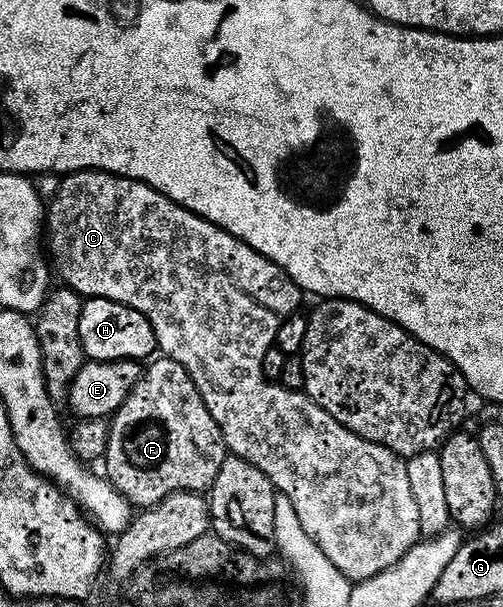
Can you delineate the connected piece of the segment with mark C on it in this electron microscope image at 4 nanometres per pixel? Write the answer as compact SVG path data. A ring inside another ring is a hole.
M88 169L86 171L73 171L64 174L59 179L59 188L55 194L50 196L49 202L45 207L45 251L49 256L50 266L60 275L62 282L66 286L74 289L78 295L84 297L98 297L117 301L129 305L133 309L140 311L153 325L155 334L155 346L166 358L177 361L189 373L193 385L197 385L197 393L201 393L201 401L205 401L205 409L209 409L209 417L217 421L217 425L223 434L223 443L227 446L228 452L245 461L249 465L257 465L265 477L275 487L278 494L289 497L289 502L293 504L293 509L297 512L297 518L301 521L301 529L317 541L321 553L341 569L345 578L358 581L368 579L385 569L389 569L409 549L414 543L420 542L421 536L417 525L417 504L413 502L413 492L409 489L409 477L405 473L406 462L400 456L394 455L389 449L377 445L373 441L365 441L357 437L341 421L329 417L321 405L317 405L303 391L291 391L278 381L266 379L263 375L263 358L275 341L275 334L285 317L289 317L294 311L300 310L299 298L301 292L299 286L289 278L289 276L276 265L269 261L257 249L253 249L243 239L233 237L228 231L222 231L217 225L213 225L208 219L202 219L197 213L185 209L180 203L174 203L169 197L165 197L157 189L153 189L149 184L142 183L136 179L125 179L121 175L114 175L108 171L96 171Z

